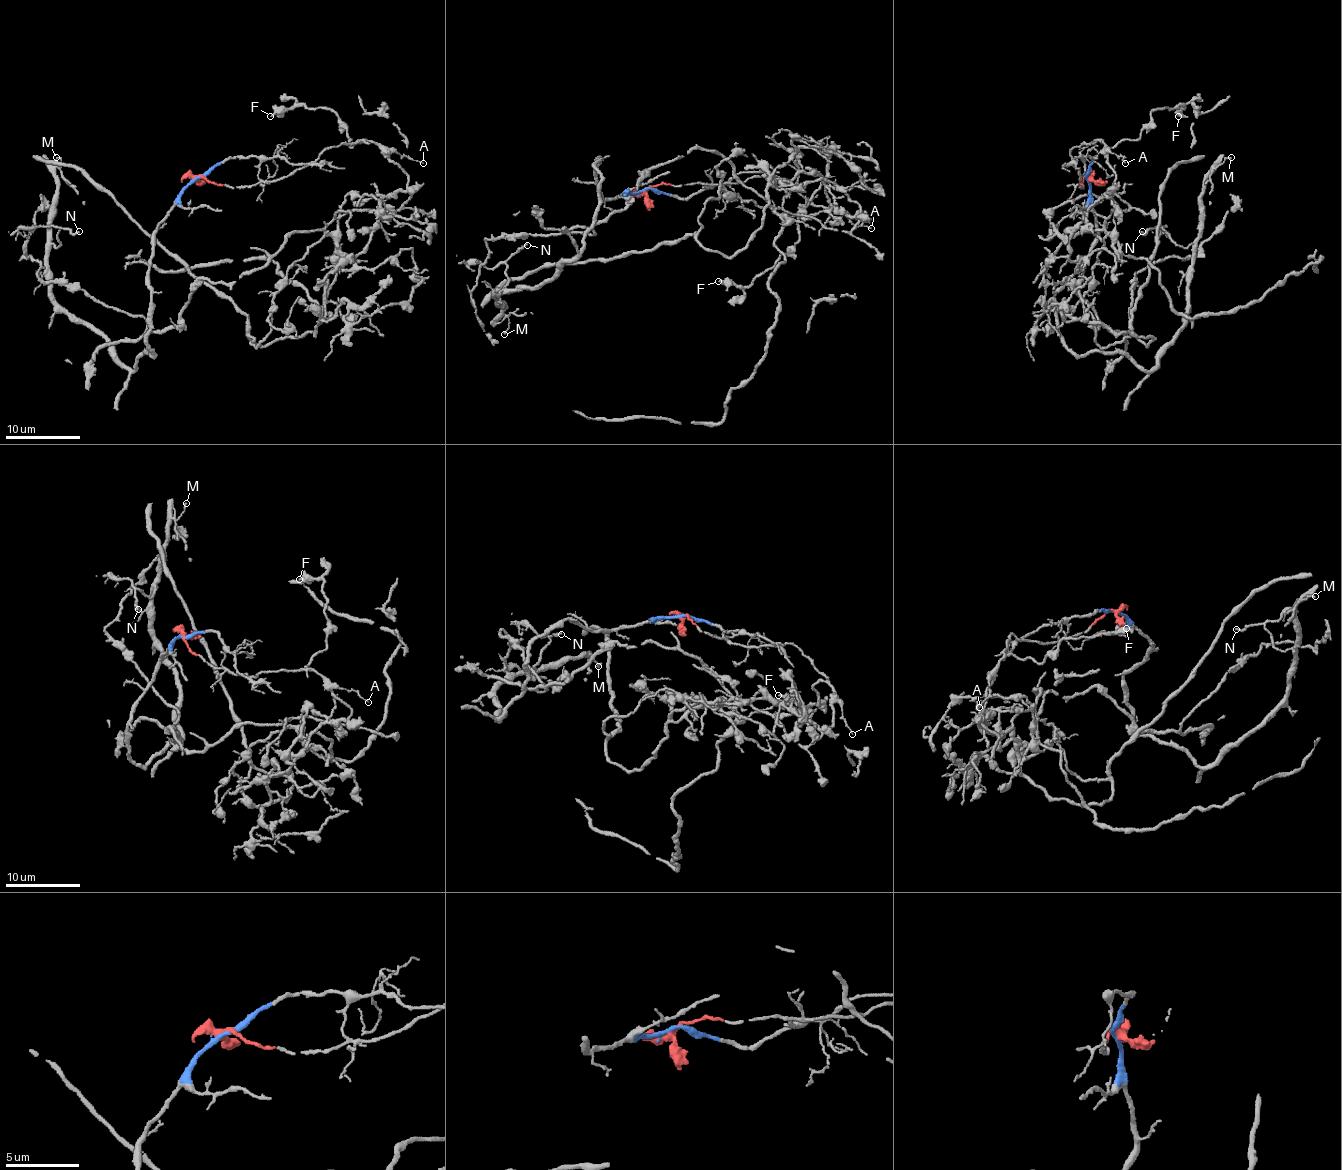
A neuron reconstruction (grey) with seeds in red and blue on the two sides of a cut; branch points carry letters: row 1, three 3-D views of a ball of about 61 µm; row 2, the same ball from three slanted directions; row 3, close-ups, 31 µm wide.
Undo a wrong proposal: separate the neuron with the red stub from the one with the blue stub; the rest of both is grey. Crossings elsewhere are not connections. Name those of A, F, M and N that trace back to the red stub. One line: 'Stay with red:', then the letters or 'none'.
Stay with red: A, F

